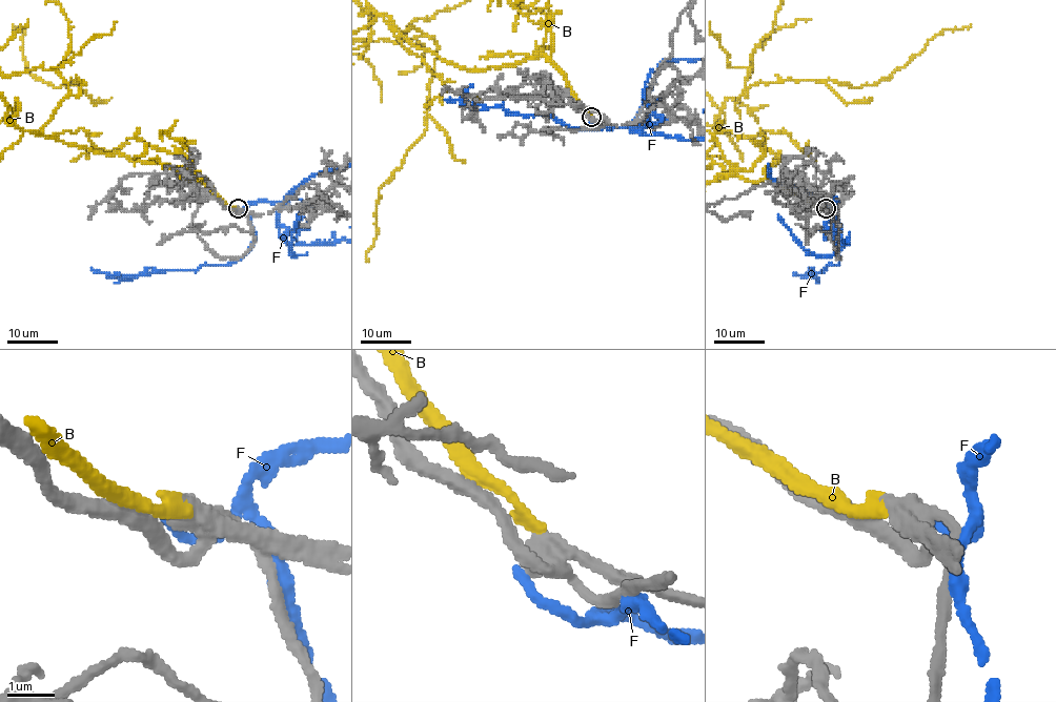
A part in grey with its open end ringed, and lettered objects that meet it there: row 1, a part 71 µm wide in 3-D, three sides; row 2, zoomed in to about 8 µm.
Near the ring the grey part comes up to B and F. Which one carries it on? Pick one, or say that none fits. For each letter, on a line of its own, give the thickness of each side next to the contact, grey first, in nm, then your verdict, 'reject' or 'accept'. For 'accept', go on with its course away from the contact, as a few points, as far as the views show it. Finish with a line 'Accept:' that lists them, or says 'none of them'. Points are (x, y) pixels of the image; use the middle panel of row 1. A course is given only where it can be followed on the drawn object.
B: 400 nm thick on the grey side, 280 nm on the other; accept
F: 420 nm thick on the grey side, 220 nm on the other; reject
Accept: B

